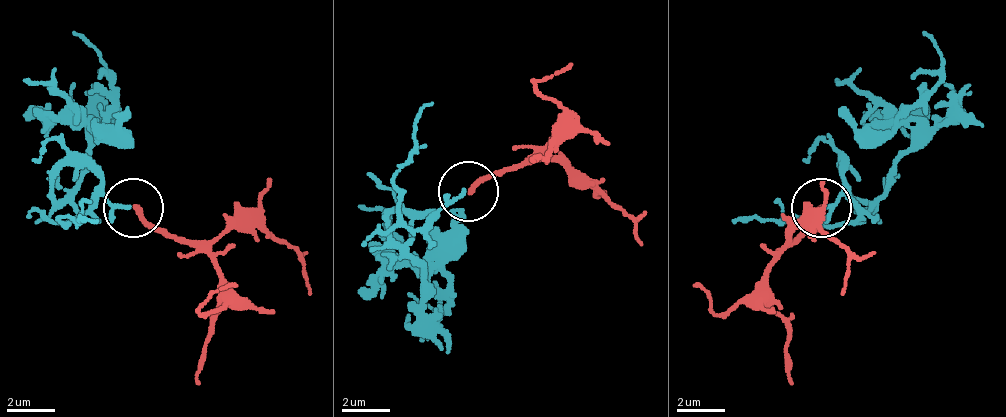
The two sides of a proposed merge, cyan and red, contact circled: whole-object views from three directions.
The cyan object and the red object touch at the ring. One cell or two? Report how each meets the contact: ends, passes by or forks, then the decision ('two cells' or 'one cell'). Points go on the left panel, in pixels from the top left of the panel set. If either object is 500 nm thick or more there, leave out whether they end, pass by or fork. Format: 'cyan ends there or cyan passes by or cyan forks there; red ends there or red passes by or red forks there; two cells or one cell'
cyan passes by; red ends there; two cells

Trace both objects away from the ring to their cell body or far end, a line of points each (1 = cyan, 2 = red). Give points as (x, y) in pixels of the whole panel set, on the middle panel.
1: (464, 193), (410, 246), (428, 282), (446, 282), (440, 312), (410, 294)
2: (470, 193), (523, 163), (553, 133), (559, 109), (535, 91), (571, 61)

